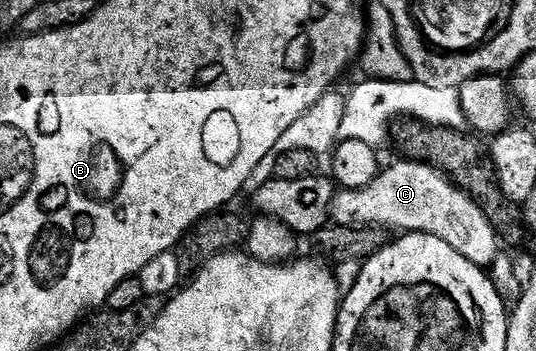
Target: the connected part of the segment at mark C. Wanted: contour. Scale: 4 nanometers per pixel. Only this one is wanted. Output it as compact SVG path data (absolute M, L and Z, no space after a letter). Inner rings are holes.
M405 160L406 162L394 162L390 167L379 169L378 174L363 190L347 190L339 193L332 203L332 218L337 225L365 228L368 226L395 226L398 232L411 234L431 234L444 244L456 248L460 256L472 260L478 266L486 268L493 263L499 253L498 242L500 235L494 225L488 220L488 216L478 205L470 199L458 186L454 185L441 170L435 170L433 166L417 160Z

